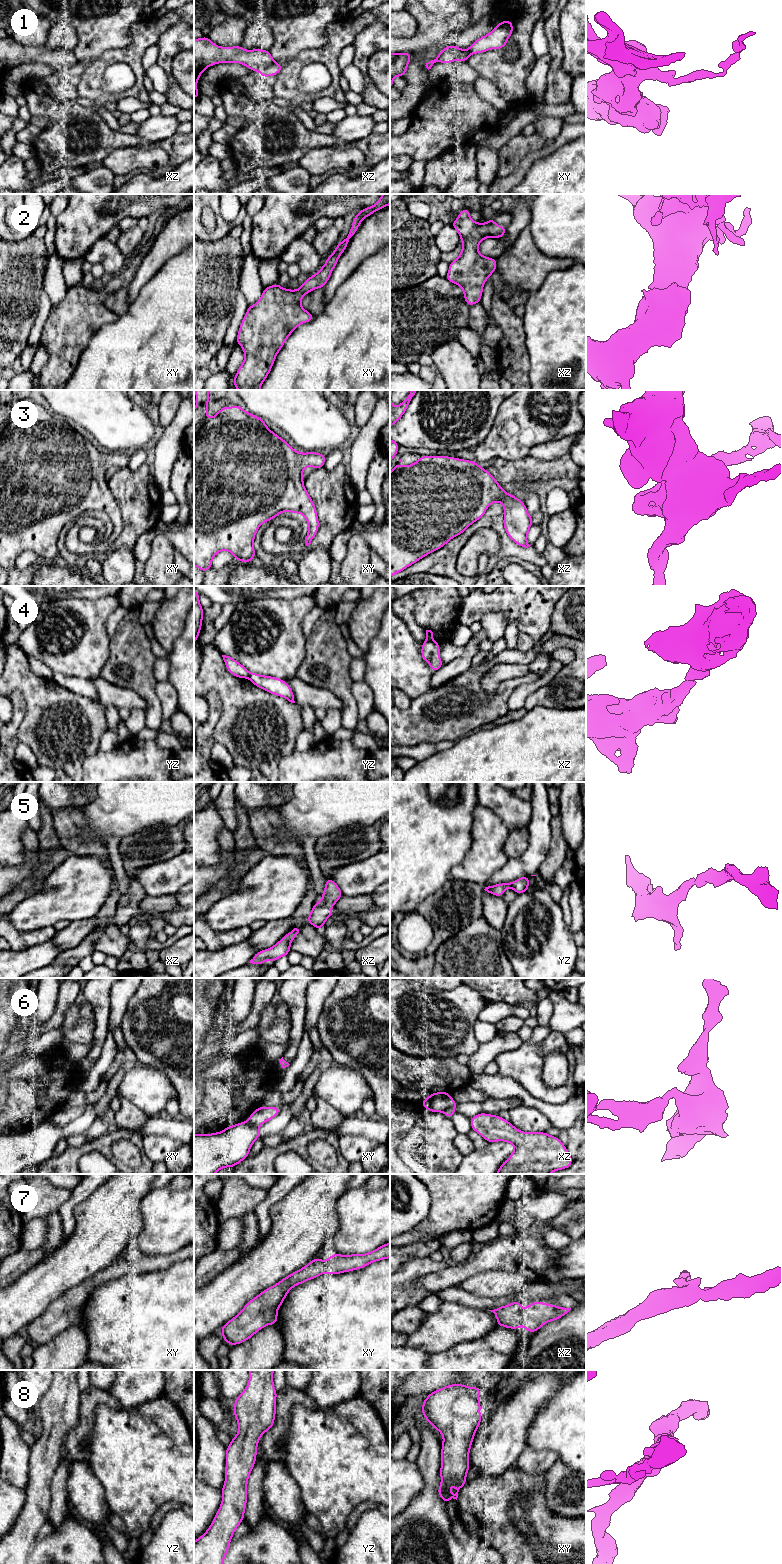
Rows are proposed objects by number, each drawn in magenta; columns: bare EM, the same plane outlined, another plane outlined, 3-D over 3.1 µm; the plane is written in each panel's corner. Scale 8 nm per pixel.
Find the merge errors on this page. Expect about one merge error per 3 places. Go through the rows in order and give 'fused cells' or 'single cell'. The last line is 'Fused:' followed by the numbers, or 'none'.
1: fused cells
2: single cell
3: single cell
4: fused cells
5: single cell
6: fused cells
7: single cell
8: single cell
Fused: 1, 4, 6

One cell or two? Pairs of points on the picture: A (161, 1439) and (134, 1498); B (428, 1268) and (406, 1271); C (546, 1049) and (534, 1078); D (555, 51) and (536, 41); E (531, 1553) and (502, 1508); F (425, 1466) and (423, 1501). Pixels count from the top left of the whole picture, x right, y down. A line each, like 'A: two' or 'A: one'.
A: one
B: one
C: two
D: two
E: one
F: one

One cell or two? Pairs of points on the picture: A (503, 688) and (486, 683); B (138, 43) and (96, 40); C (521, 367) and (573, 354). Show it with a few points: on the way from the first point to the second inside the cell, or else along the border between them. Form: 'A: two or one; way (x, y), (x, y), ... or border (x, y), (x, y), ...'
A: two; border (520, 677), (504, 679), (491, 695), (480, 685)
B: two; border (138, 20), (130, 28), (127, 45), (107, 50)
C: two; border (524, 342), (529, 357), (529, 379)

